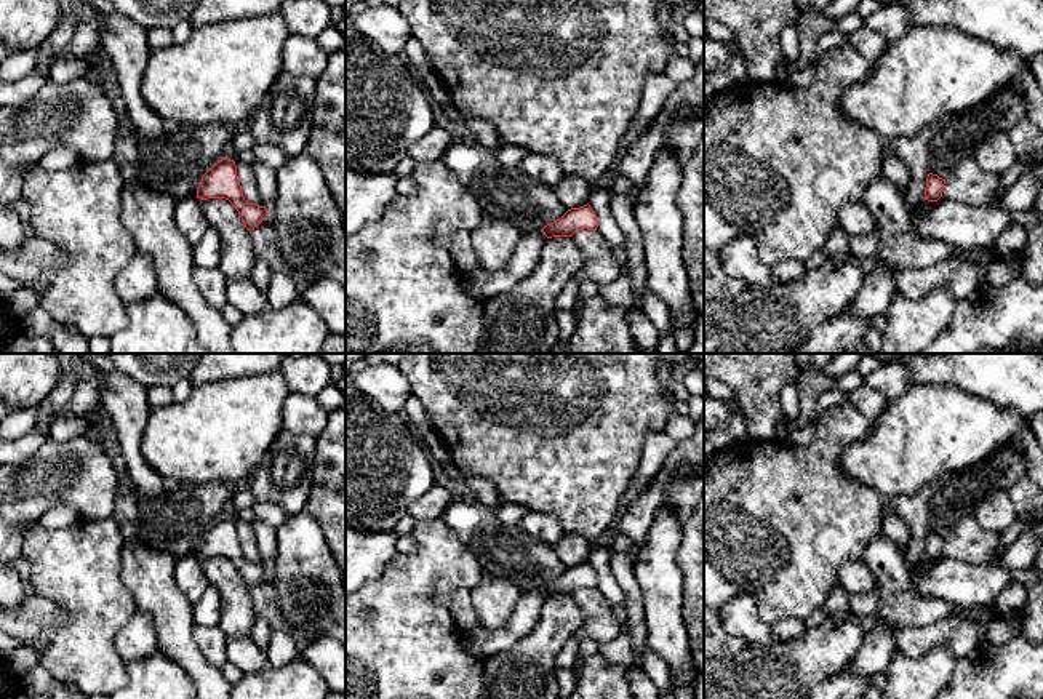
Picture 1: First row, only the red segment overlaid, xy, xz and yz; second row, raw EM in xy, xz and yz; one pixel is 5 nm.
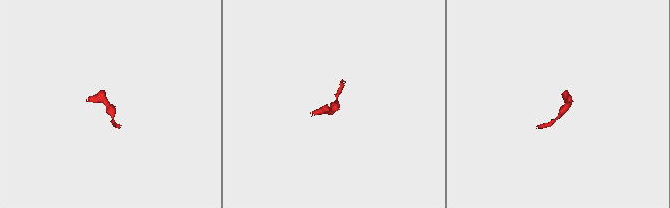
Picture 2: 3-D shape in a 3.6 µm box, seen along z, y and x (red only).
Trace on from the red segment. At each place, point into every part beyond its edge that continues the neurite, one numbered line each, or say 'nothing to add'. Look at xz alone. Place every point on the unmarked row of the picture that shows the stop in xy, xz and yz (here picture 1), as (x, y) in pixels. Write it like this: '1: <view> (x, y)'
1: xz (480, 642)

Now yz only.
nothing to add

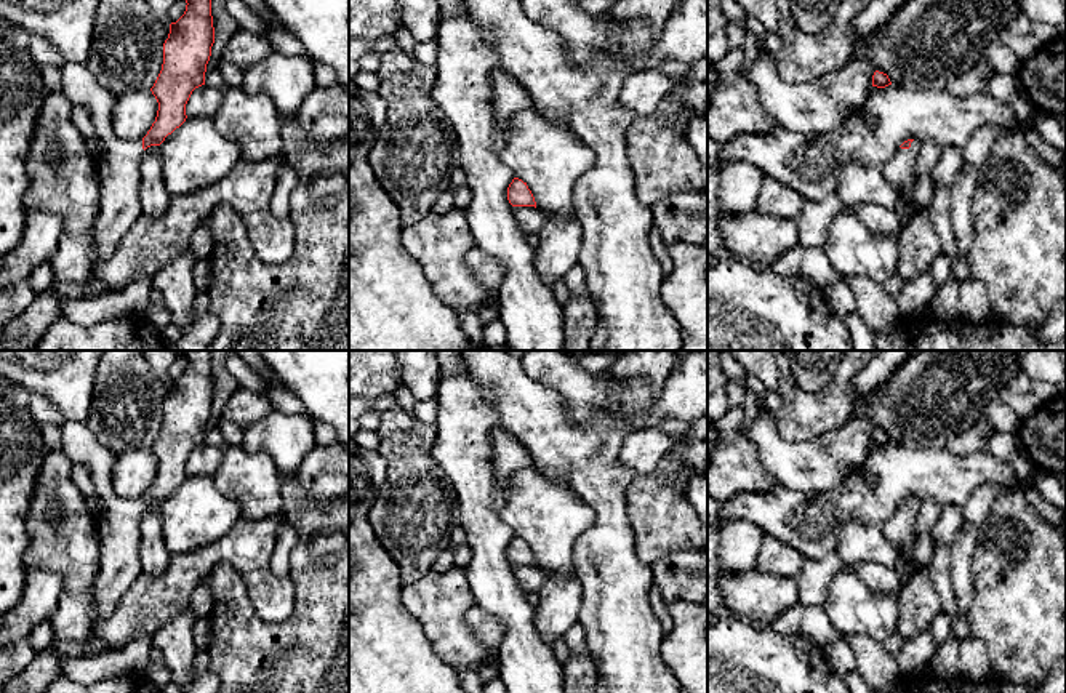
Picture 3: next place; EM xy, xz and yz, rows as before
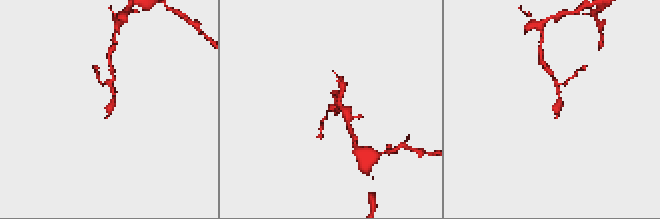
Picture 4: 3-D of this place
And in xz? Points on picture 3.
nothing to add

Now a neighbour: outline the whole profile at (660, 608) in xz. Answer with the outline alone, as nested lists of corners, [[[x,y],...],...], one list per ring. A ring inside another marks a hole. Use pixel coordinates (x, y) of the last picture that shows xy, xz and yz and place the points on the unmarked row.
[[[655,586],[650,589],[648,595],[650,595],[650,607],[658,621],[663,621],[666,616],[669,616],[669,608]]]

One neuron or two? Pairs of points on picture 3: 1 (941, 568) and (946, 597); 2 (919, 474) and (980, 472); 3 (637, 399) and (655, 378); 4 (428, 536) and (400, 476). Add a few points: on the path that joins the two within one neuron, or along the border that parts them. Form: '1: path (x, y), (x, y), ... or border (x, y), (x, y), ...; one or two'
1: path (941, 575), (945, 591); one
2: path (933, 474), (965, 474); one
3: border (674, 367), (655, 392), (644, 378), (613, 376); two
4: path (416, 522), (415, 490); one

